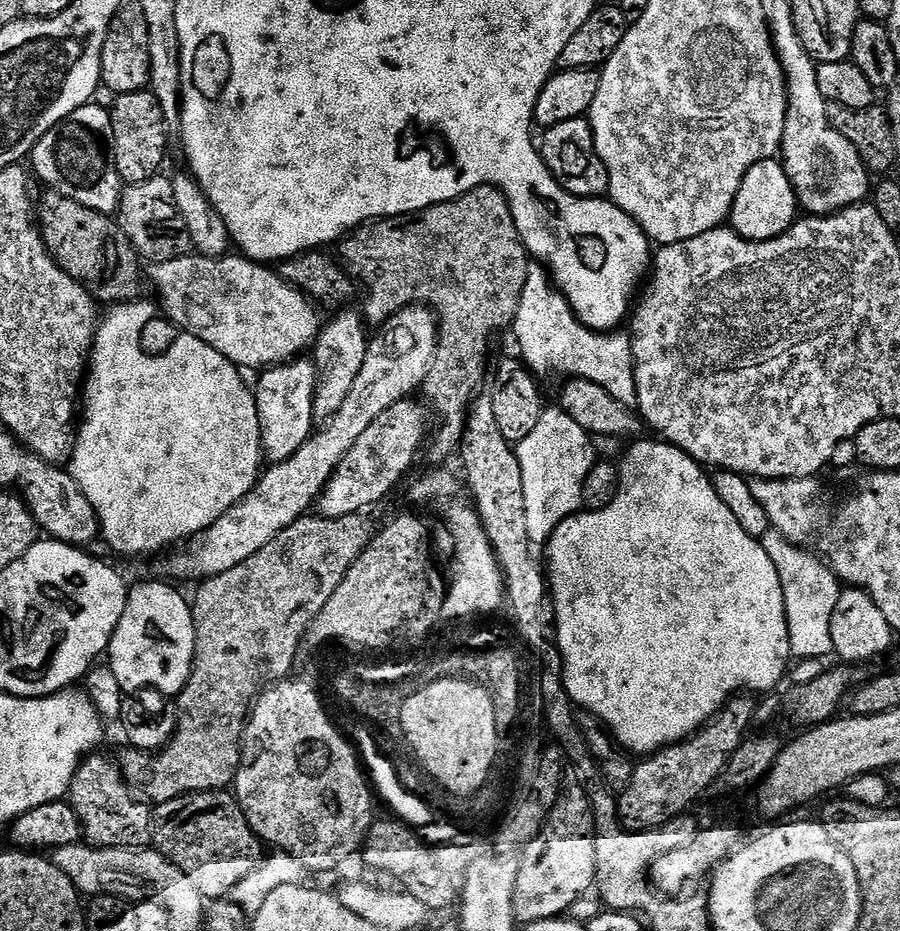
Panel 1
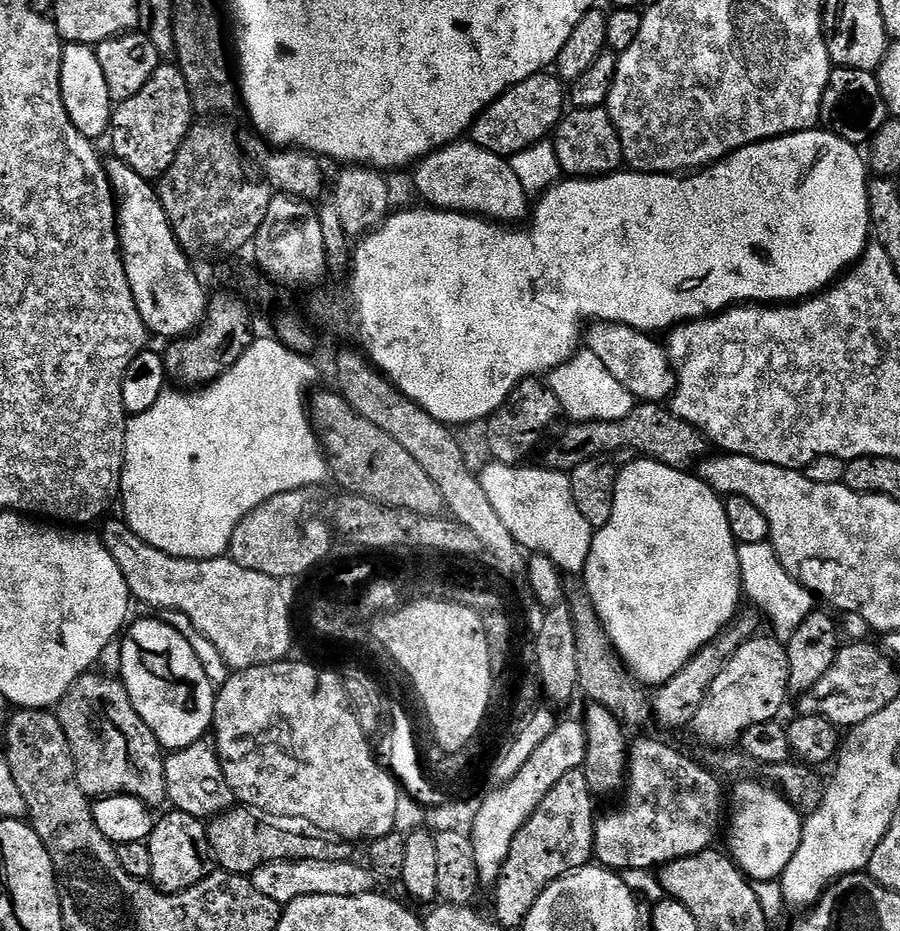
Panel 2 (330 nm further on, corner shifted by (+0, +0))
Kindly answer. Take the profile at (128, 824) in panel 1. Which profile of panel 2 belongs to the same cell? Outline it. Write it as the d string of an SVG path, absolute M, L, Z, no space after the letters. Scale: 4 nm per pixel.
M103 674L78 677L60 700L58 715L72 751L76 785L85 796L133 796L147 806L165 803L165 753L129 702L128 691L119 679Z

